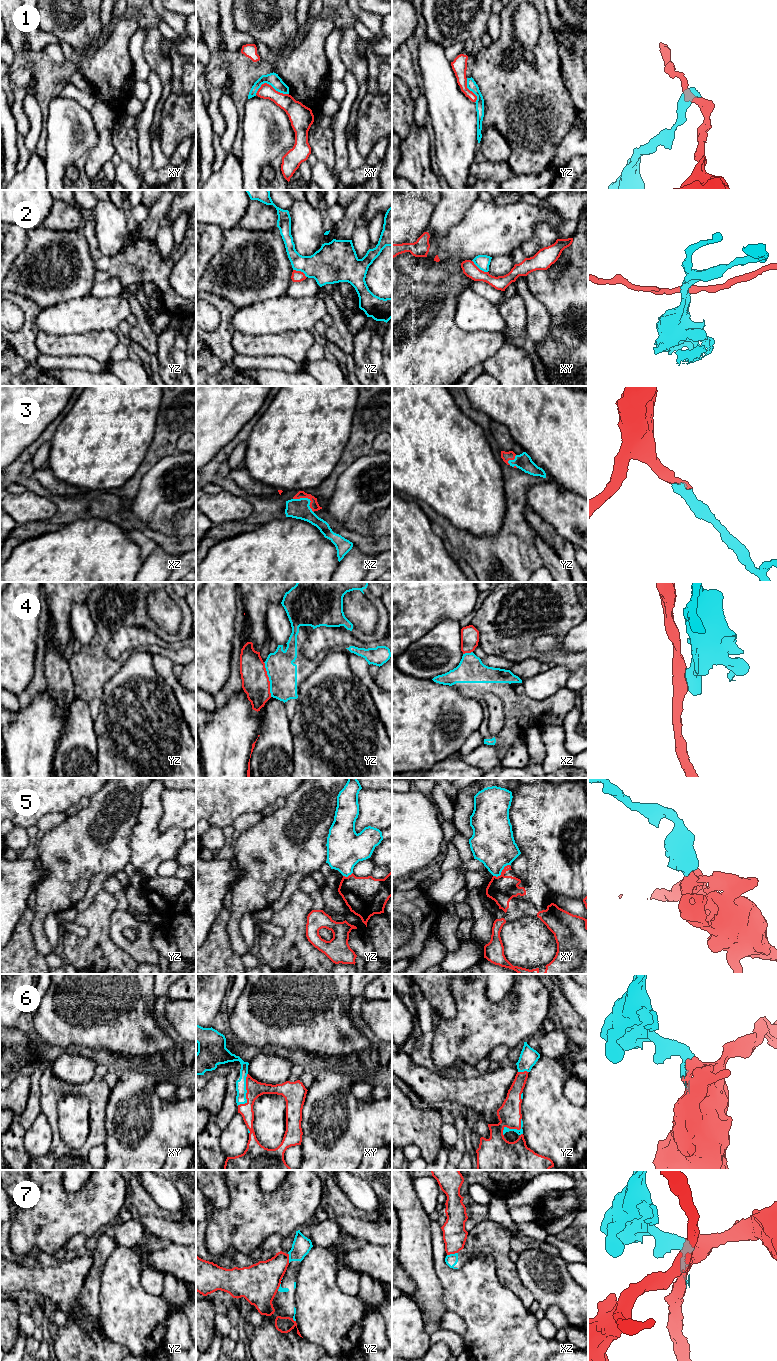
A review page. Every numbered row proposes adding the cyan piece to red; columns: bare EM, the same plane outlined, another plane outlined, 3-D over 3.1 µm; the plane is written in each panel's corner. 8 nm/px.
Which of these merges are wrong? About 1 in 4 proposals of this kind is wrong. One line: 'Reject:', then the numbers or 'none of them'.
Reject: 1, 2, 4, 7

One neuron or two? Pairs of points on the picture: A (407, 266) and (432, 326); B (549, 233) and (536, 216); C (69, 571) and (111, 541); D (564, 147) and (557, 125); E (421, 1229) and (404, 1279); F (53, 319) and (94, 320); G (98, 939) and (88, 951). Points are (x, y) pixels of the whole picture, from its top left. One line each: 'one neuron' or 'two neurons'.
A: one neuron
B: two neurons
C: one neuron
D: two neurons
E: two neurons
F: one neuron
G: one neuron

